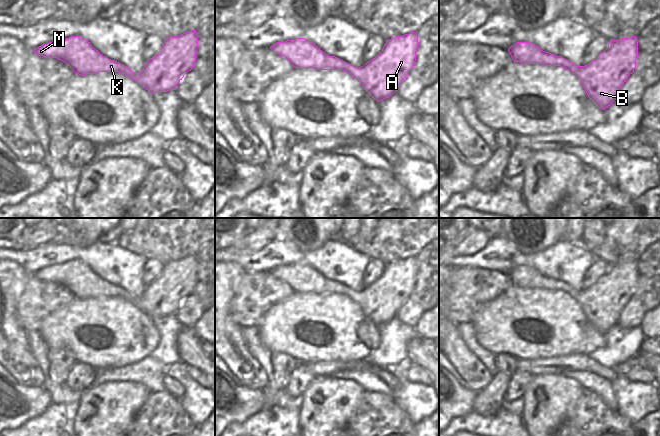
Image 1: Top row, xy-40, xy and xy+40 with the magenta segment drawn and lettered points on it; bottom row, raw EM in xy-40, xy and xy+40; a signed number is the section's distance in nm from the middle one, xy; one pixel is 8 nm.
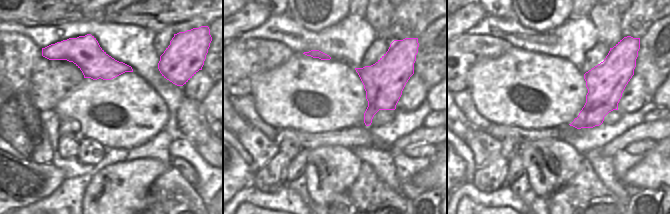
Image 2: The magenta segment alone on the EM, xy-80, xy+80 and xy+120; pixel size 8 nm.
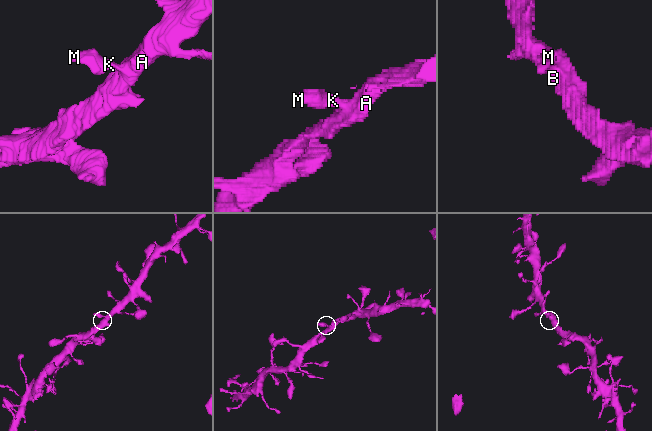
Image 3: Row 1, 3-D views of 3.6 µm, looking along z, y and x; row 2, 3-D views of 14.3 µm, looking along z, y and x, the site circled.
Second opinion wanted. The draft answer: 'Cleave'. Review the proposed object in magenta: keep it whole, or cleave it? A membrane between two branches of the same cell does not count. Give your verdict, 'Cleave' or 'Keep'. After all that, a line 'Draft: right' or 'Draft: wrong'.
Keep.
Draft: wrong

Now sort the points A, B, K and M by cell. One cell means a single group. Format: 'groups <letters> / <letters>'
groups A B K M

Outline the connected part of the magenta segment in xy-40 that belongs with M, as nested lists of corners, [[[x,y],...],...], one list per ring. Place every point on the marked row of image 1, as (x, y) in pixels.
[[[196,30],[164,40],[160,51],[148,60],[142,71],[133,72],[127,66],[103,56],[81,36],[71,36],[43,44],[33,51],[45,58],[65,62],[76,74],[85,76],[99,72],[119,72],[135,80],[151,94],[174,90],[196,61],[198,35]]]

